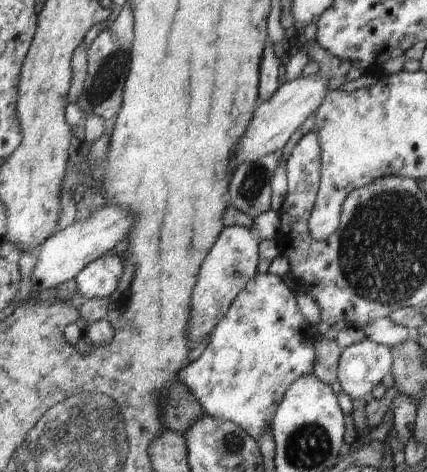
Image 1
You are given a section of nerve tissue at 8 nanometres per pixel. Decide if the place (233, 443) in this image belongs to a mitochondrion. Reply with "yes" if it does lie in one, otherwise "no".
yes

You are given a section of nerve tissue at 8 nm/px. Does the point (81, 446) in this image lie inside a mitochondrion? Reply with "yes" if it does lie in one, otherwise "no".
yes

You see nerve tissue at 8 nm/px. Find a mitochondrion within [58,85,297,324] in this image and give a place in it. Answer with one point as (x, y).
(252, 184)

